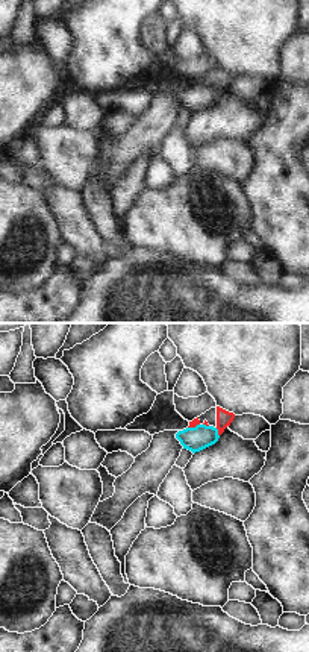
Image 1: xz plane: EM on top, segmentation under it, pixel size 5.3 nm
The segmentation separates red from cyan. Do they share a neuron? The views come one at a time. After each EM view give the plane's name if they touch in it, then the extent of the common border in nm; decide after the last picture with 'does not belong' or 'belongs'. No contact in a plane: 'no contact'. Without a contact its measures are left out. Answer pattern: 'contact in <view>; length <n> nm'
contact in xz; length 50 nm

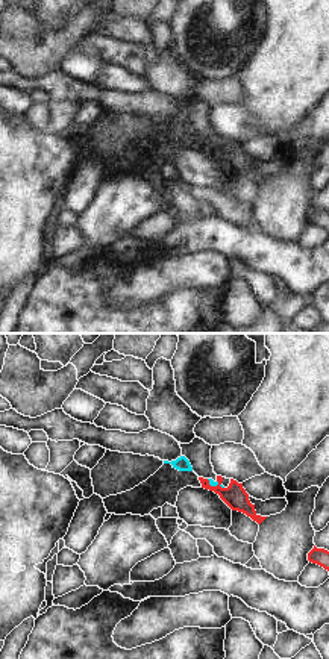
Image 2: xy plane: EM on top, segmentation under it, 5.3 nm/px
contact in xy; length 110 nm

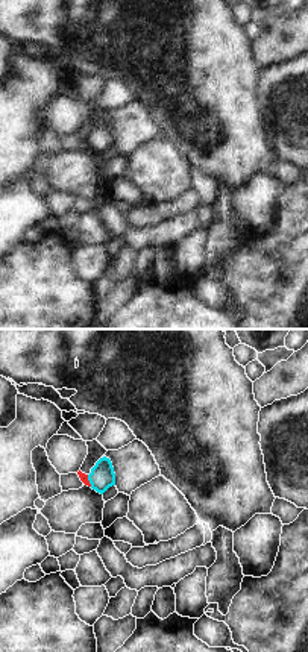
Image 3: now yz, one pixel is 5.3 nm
contact in yz; length 70 nm

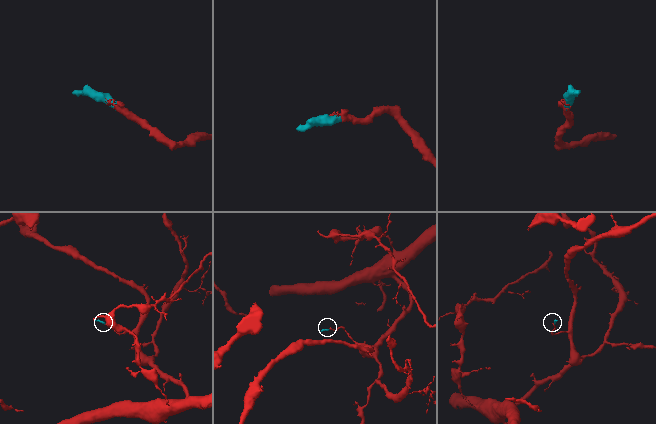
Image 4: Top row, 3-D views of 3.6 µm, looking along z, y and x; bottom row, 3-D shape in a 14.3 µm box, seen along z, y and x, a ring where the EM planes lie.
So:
belongs

